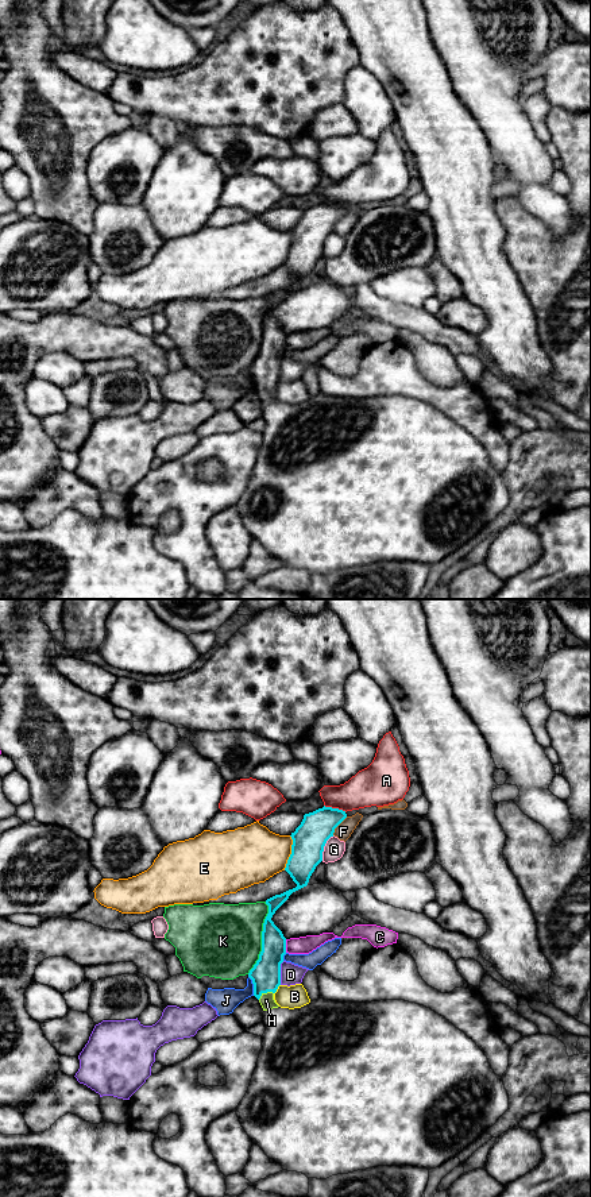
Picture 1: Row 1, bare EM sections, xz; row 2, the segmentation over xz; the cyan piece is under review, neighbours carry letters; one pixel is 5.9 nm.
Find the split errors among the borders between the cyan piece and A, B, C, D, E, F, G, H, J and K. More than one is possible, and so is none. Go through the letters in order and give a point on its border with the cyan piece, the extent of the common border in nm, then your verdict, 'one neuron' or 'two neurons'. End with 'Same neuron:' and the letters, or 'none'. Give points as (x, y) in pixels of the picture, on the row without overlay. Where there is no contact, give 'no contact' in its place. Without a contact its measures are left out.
A: xz (335, 204) | 140 nm | two neurons
B: xz (277, 383) | 70 nm | two neurons
C: xz (285, 342) | 80 nm | two neurons
D: xz (279, 369) | 150 nm | two neurons
E: xz (292, 248) | 220 nm | two neurons
F: xz (338, 220) | 140 nm | two neurons
G: xz (323, 243) | 170 nm | two neurons
H: xz (265, 387) | 100 nm | one neuron
J: xz (254, 381) | 120 nm | two neurons
K: xz (262, 333) | 440 nm | two neurons
Same neuron: H

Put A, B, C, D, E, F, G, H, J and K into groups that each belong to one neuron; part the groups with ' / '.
A / B / C / D / E / F / G / H / J / K

